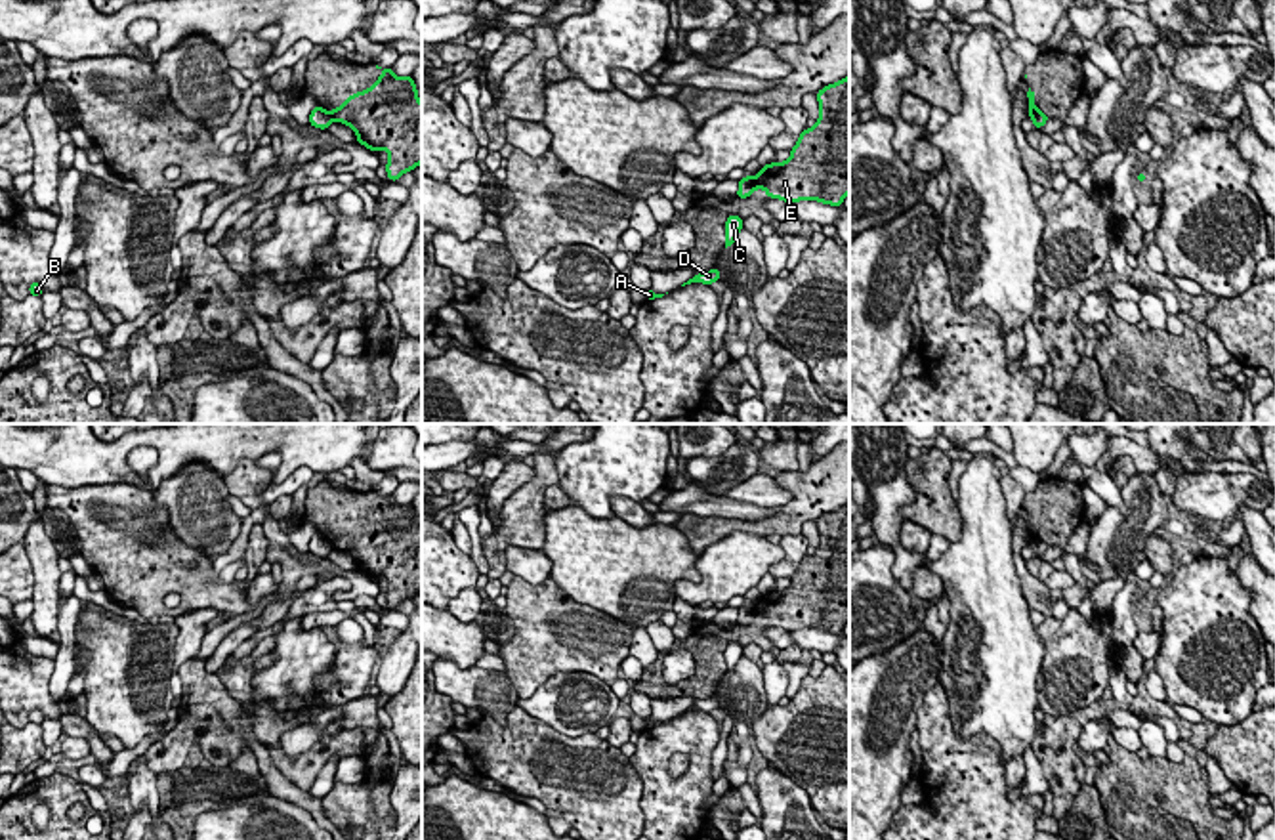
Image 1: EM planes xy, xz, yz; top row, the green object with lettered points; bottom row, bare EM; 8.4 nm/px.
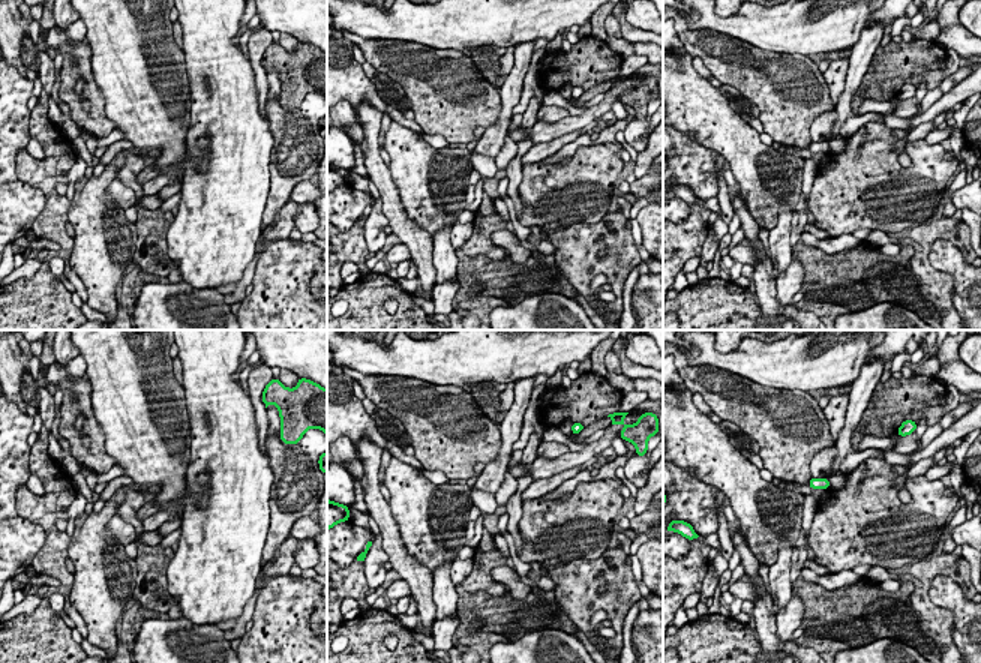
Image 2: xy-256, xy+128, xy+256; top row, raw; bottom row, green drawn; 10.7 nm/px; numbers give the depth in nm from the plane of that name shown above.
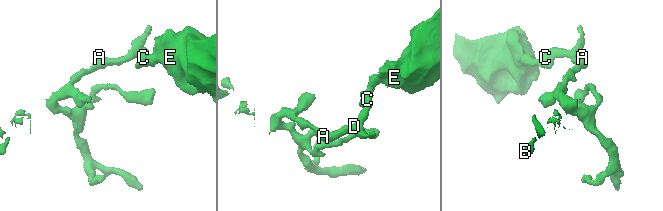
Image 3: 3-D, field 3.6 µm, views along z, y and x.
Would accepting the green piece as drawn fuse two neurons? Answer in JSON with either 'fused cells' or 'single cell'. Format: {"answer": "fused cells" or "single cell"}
{"answer": "fused cells"}

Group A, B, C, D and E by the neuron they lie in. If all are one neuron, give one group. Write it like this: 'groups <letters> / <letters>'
groups A B C D / E

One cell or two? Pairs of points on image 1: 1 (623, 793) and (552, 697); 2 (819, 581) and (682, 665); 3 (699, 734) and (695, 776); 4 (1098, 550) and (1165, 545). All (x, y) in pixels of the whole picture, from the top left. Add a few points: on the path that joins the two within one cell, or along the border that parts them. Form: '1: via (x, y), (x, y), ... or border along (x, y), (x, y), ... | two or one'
1: border along (539, 718), (567, 735), (594, 734) | two
2: border along (674, 646), (691, 655), (693, 672), (670, 686) | two
3: via (699, 743), (699, 766) | one
4: border along (1157, 529), (1144, 548) | two

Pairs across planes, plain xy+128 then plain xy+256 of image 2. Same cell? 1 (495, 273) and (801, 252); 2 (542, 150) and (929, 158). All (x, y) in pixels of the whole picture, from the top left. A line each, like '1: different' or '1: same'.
1: same
2: different

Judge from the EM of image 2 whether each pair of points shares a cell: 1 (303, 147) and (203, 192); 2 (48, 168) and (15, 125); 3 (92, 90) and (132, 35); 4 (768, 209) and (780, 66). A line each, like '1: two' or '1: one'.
1: two
2: two
3: two
4: two

